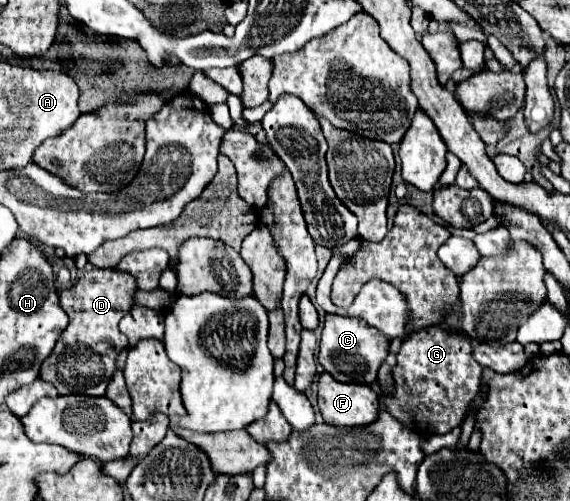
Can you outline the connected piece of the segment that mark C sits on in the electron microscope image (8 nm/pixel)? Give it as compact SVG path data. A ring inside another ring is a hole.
M326 315L326 323L322 329L322 339L320 339L318 361L336 381L372 385L376 381L376 373L380 365L384 363L386 355L388 355L388 339L374 327L368 327L362 319Z

